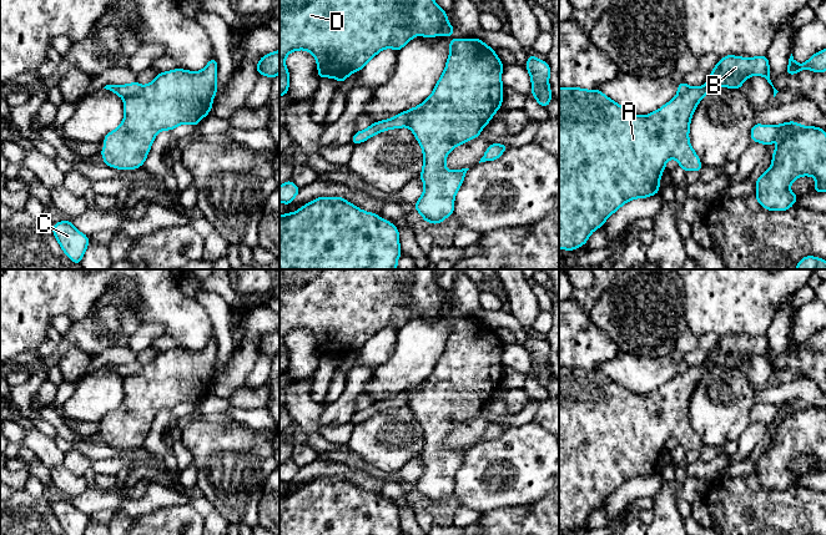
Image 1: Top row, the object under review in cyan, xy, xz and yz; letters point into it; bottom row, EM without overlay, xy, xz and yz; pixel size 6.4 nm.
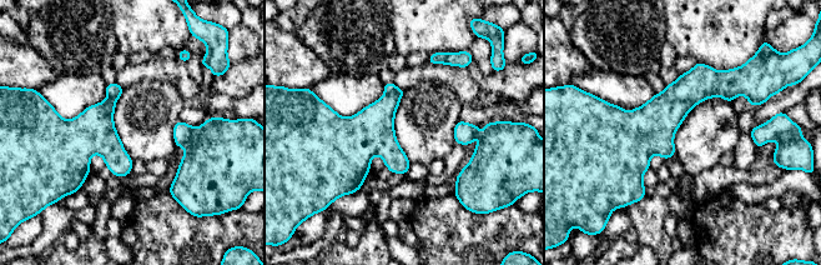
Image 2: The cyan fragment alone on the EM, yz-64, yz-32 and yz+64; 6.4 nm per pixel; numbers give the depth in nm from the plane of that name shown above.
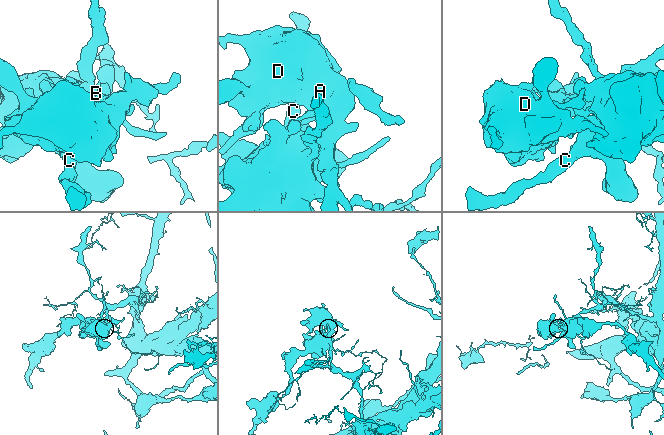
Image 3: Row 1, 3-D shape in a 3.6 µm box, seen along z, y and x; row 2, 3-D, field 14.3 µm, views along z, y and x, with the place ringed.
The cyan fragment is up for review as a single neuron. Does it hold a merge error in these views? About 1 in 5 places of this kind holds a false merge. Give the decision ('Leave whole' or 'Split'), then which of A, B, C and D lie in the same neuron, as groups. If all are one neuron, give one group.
Leave whole. Groups: A B C D

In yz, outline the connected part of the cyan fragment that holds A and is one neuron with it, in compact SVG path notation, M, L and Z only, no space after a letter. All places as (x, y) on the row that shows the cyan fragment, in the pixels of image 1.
M727 55L720 59L717 65L711 70L711 76L705 85L700 87L689 87L685 81L679 84L678 95L671 101L665 104L663 107L660 107L659 110L646 116L634 115L631 111L624 108L623 106L620 106L619 104L616 104L615 101L605 96L598 89L584 90L578 87L559 87L559 248L573 251L575 248L581 247L583 244L586 243L589 236L595 229L601 227L608 219L608 217L613 214L615 211L618 211L624 203L634 198L646 198L659 193L660 176L665 171L665 165L669 158L675 158L679 162L679 166L683 167L685 172L688 171L700 172L702 170L702 165L689 141L690 121L697 104L714 87L725 86L727 89L741 89L744 80L755 75L761 75L767 80L767 82L774 89L774 97L775 97L779 91L774 87L770 80L771 72L769 70L770 70L770 66L769 66L769 60L766 55L761 55L757 57L739 57L734 55Z

